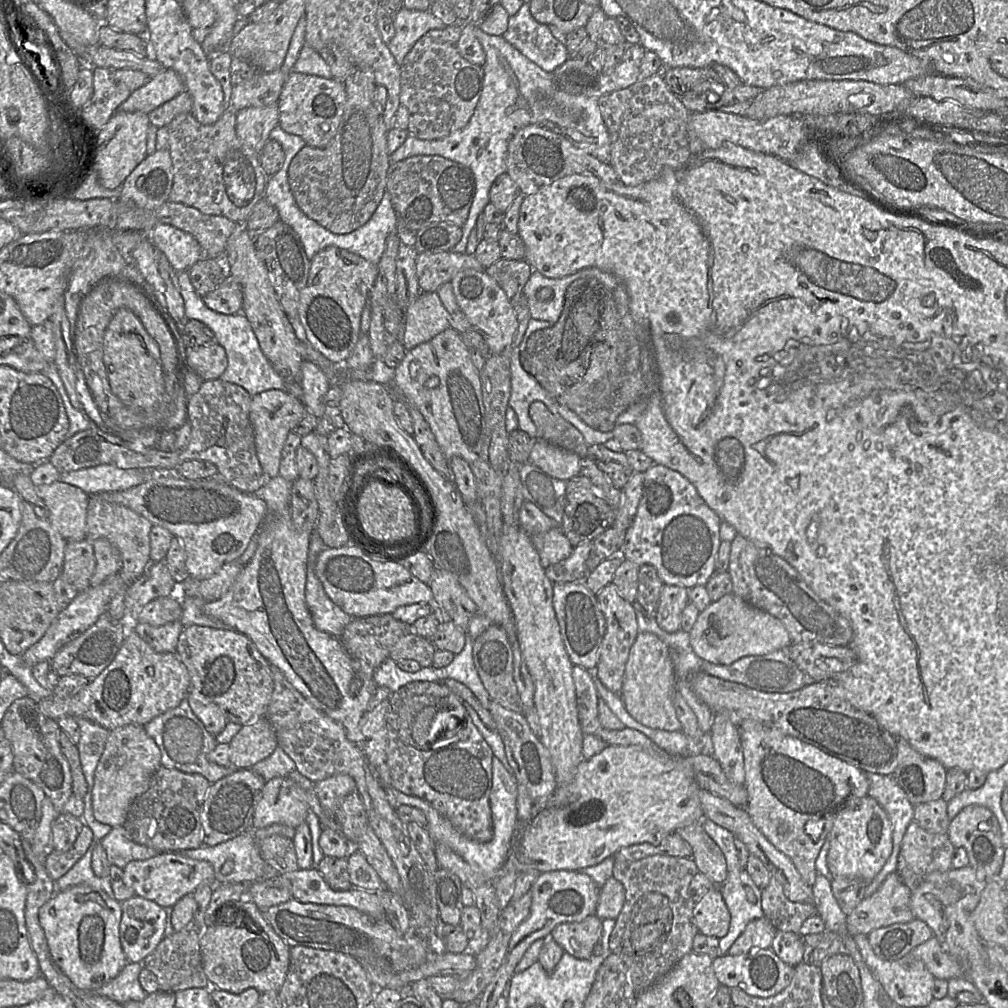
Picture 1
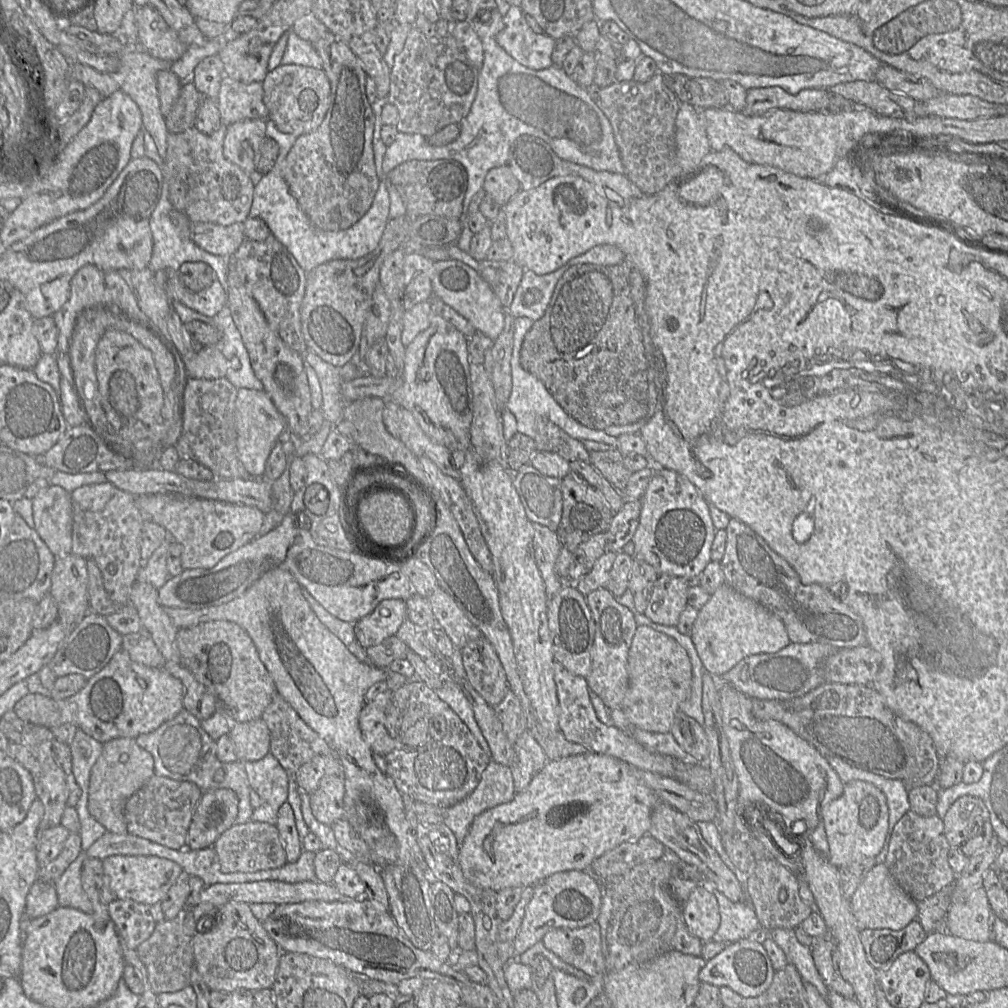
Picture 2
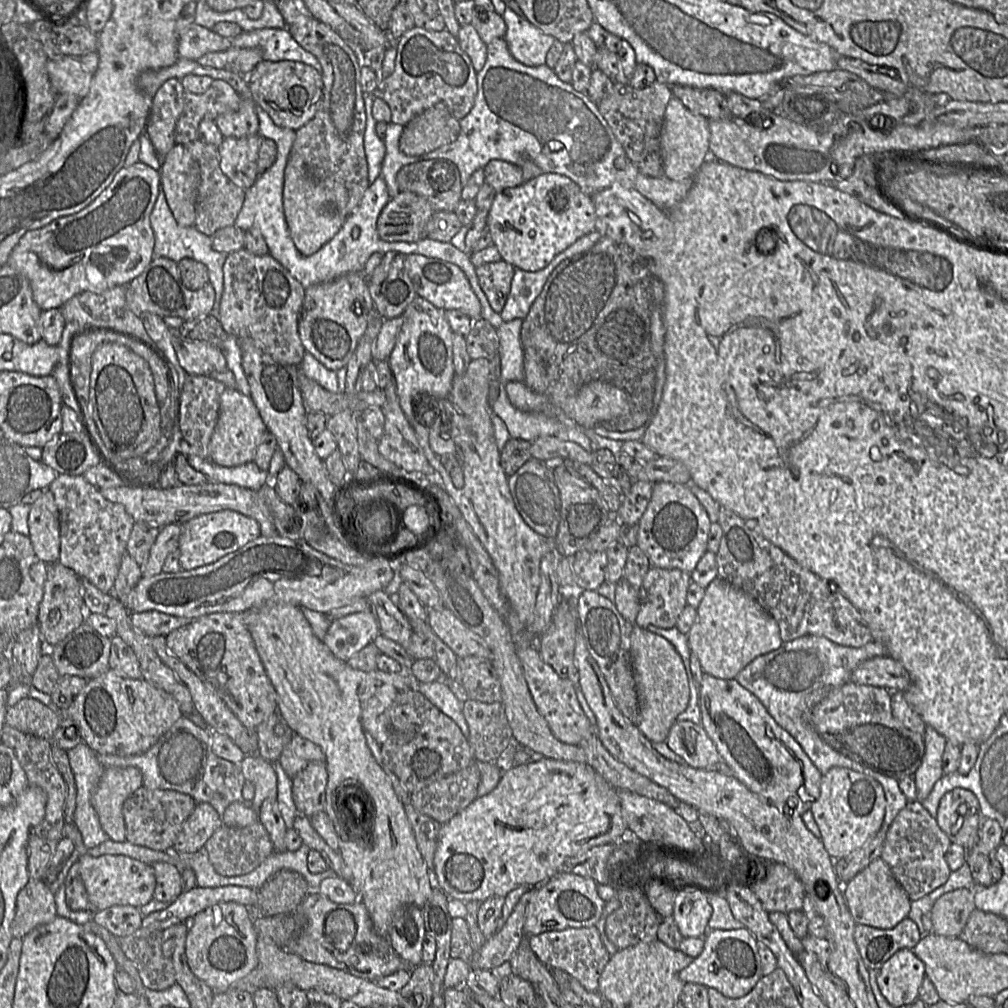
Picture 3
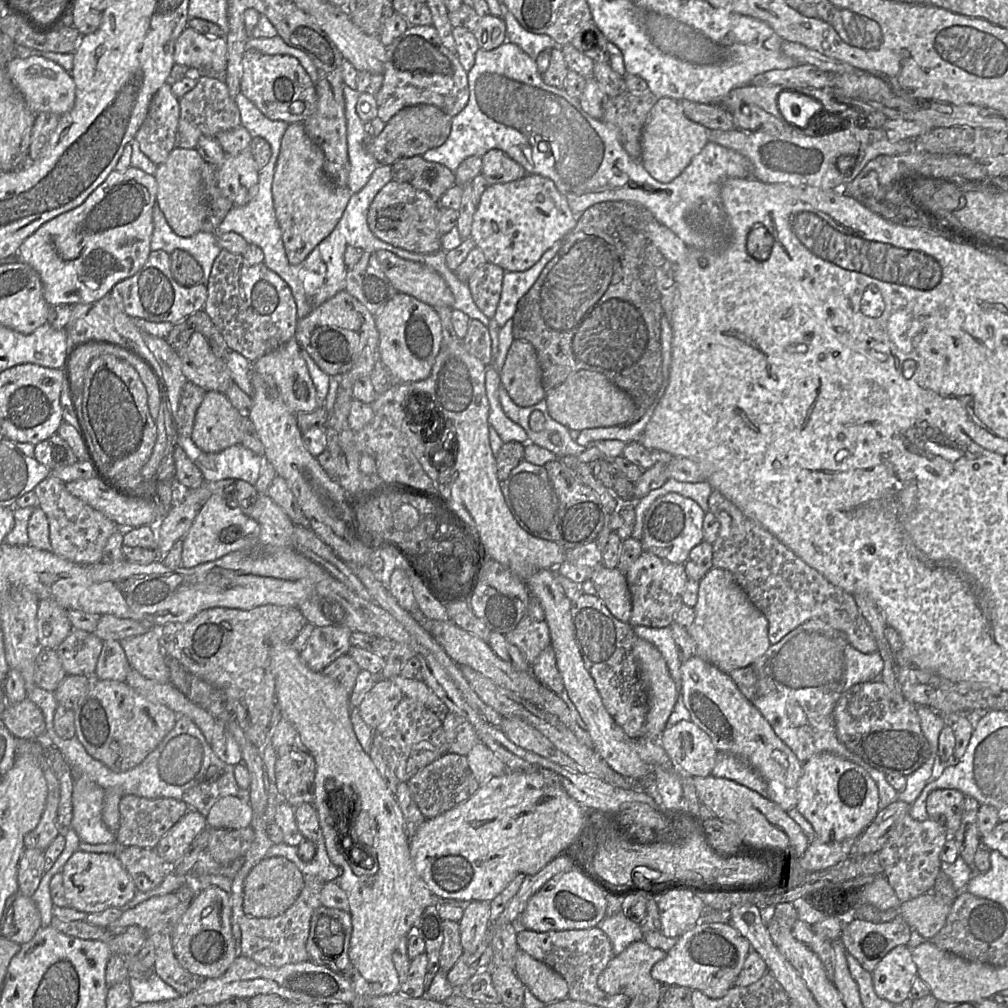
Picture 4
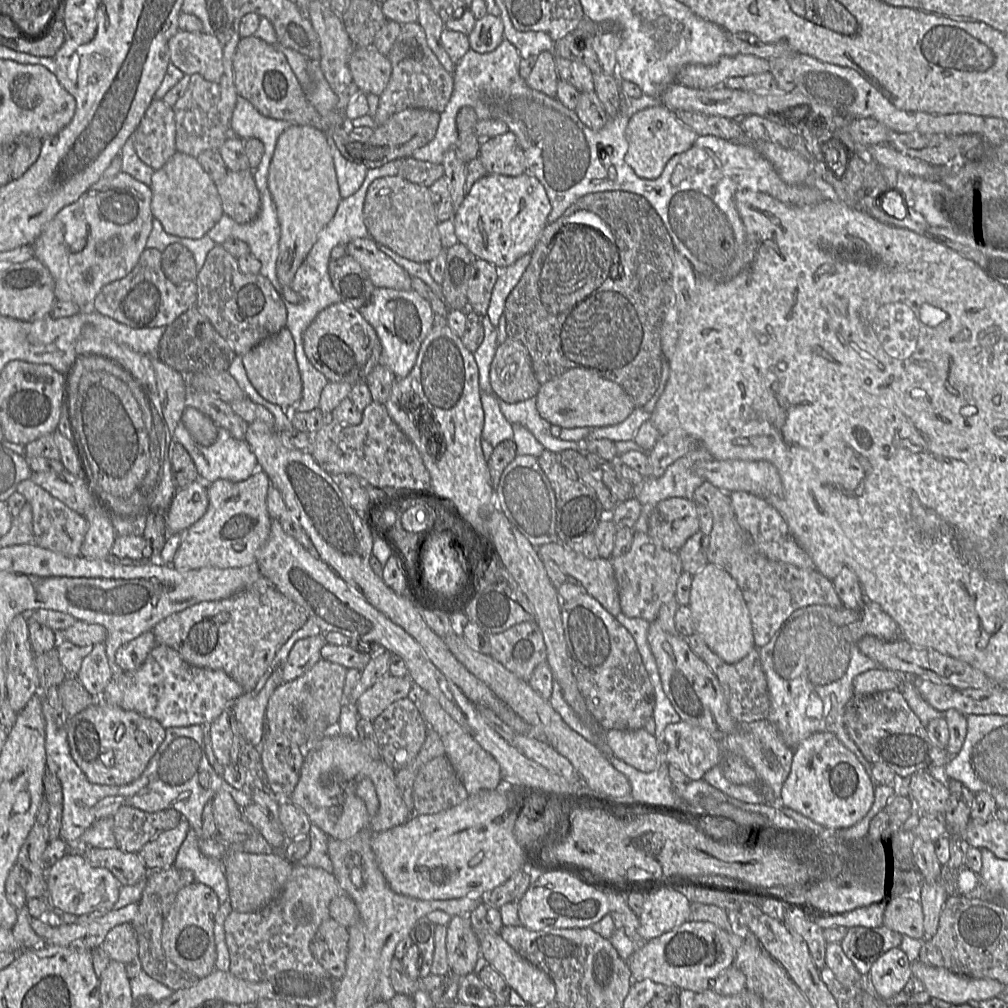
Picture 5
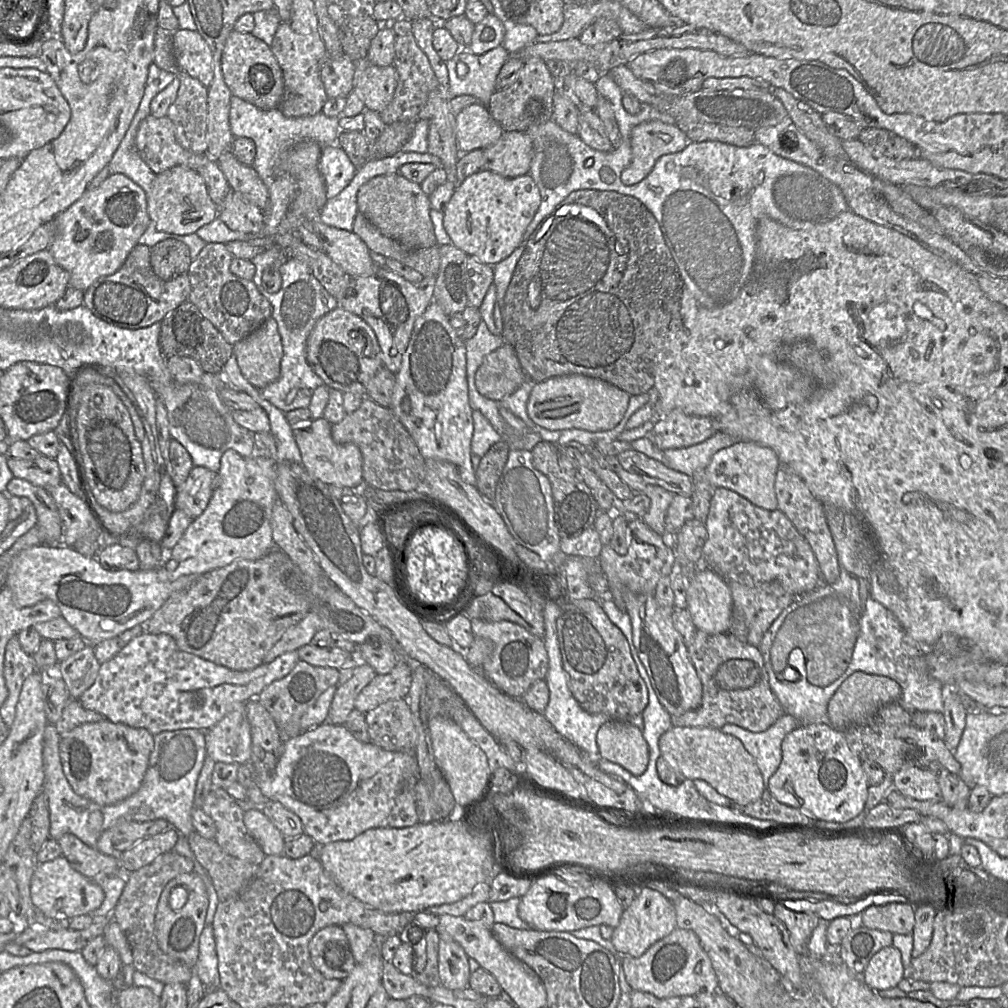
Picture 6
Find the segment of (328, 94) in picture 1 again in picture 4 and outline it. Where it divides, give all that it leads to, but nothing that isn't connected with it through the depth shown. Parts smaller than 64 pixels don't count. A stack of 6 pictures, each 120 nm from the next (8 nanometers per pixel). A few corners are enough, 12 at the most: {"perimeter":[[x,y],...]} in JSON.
{"perimeter":[[247,49],[240,93],[267,118],[303,123],[316,84],[296,58]]}

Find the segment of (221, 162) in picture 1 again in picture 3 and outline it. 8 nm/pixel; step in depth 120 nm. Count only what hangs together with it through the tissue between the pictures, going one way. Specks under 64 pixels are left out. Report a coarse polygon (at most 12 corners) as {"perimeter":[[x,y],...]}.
{"perimeter":[[184,145],[199,166],[195,228],[233,225],[246,190],[220,169],[218,147]]}

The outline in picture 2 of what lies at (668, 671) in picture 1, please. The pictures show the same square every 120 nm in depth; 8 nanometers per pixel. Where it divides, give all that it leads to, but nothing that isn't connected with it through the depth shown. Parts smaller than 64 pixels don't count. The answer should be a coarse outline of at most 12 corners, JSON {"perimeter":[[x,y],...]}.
{"perimeter":[[637,626],[622,711],[668,733],[692,665],[671,636]]}

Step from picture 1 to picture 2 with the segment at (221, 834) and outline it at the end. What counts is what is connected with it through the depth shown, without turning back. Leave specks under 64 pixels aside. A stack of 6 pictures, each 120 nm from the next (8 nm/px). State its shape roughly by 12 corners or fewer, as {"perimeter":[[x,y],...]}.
{"perimeter":[[204,792],[185,849],[212,847],[236,824],[237,794]]}

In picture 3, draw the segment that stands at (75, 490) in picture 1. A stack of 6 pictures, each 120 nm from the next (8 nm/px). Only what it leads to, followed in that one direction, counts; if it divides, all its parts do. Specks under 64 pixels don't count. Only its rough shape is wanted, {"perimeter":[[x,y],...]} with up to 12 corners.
{"perimeter":[[48,489],[31,505],[29,538],[47,564],[60,554],[59,513]]}

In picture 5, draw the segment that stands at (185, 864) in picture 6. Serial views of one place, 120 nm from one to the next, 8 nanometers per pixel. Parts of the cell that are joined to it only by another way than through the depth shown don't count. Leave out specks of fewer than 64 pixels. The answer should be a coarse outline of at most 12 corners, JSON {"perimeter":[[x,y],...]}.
{"perimeter":[[149,871],[131,925],[142,971],[173,992],[199,981],[165,956],[162,923],[192,871]]}

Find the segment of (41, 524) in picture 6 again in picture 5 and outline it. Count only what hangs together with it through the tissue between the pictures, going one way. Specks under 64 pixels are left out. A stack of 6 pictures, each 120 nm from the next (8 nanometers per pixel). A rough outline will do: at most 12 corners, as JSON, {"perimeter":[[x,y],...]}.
{"perimeter":[[30,479],[16,492],[32,506],[34,543],[81,555],[83,515]]}

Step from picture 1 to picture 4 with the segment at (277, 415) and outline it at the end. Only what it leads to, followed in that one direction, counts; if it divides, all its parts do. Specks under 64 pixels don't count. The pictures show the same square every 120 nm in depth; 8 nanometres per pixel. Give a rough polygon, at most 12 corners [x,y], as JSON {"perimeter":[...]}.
{"perimeter":[[206,392],[190,438],[203,452],[240,444],[248,419]]}

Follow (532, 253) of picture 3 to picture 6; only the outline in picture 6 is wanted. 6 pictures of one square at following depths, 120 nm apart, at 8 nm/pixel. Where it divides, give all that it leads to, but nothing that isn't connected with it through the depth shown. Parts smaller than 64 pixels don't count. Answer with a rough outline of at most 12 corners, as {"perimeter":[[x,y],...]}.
{"perimeter":[[483,169],[443,210],[453,245],[494,266],[541,203],[531,175]]}

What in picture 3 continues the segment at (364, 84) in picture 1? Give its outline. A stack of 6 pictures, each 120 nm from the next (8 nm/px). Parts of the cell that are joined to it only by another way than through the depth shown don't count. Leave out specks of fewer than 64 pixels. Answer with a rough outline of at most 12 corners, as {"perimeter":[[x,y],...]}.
{"perimeter":[[327,24],[286,29],[321,65],[300,158],[347,217],[370,185],[361,67]]}

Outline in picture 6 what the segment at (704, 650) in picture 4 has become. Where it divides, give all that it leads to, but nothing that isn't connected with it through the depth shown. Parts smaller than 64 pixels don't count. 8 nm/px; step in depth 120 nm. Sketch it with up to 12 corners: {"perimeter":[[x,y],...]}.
{"perimeter":[[697,565],[686,609],[697,630],[728,633],[729,584]]}

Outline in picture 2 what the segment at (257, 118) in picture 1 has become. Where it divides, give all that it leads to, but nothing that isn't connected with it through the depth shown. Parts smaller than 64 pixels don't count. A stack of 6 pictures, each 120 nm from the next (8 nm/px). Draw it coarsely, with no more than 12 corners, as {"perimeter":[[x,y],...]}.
{"perimeter":[[266,120],[227,126],[224,157],[256,171]]}

